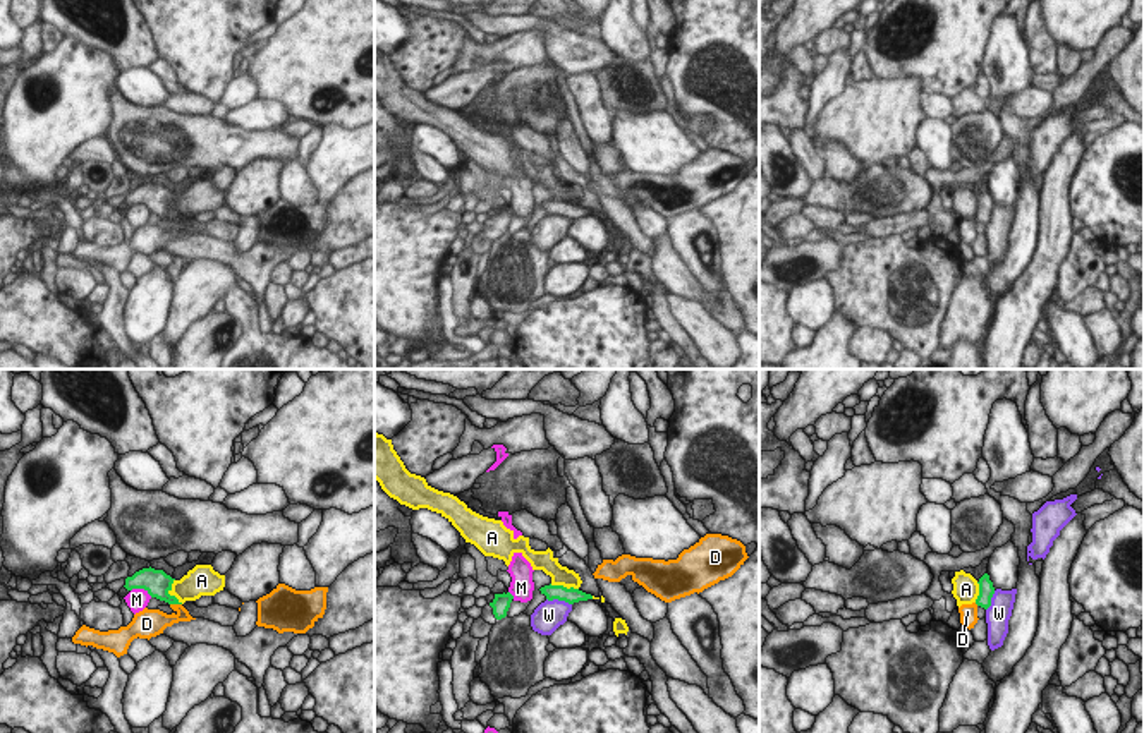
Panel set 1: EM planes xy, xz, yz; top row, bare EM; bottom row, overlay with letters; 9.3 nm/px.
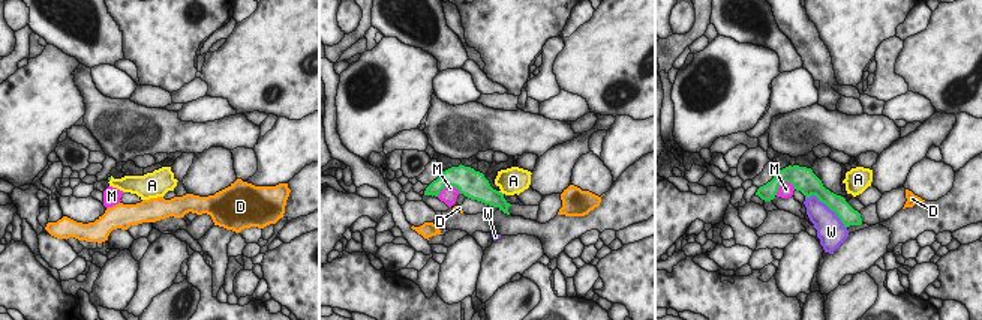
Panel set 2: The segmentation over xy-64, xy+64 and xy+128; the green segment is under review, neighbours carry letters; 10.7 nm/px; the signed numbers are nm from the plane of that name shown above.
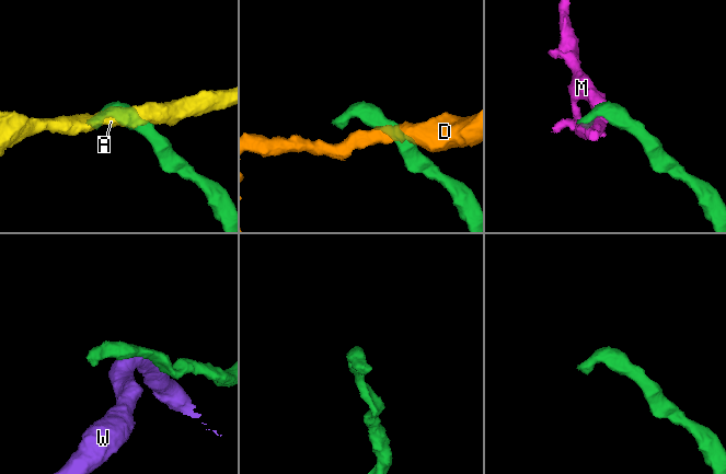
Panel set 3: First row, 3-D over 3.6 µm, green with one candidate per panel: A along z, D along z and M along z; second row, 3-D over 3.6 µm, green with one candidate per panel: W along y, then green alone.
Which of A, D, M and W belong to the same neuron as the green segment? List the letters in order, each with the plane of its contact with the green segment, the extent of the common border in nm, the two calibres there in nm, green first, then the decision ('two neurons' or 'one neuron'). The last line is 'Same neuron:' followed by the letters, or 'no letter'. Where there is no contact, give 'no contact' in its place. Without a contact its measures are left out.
A: xy | 260 nm | 240/240 nm | two neurons
D: xy | 110 nm | 240/220 nm | two neurons
M: xy | 220 nm | 240/200 nm | two neurons
W: xz | 240 nm | 140/280 nm | two neurons
Same neuron: no letter

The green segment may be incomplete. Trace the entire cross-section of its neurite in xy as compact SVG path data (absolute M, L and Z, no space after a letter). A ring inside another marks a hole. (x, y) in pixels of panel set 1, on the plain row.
M143 184L132 192L125 194L125 204L144 204L151 213L165 216L168 220L182 220L175 211L170 211L172 199L175 194L167 191L163 185Z

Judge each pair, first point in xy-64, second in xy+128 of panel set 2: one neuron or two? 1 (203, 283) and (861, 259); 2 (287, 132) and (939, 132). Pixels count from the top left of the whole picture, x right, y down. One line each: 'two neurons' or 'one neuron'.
1: two neurons
2: two neurons

